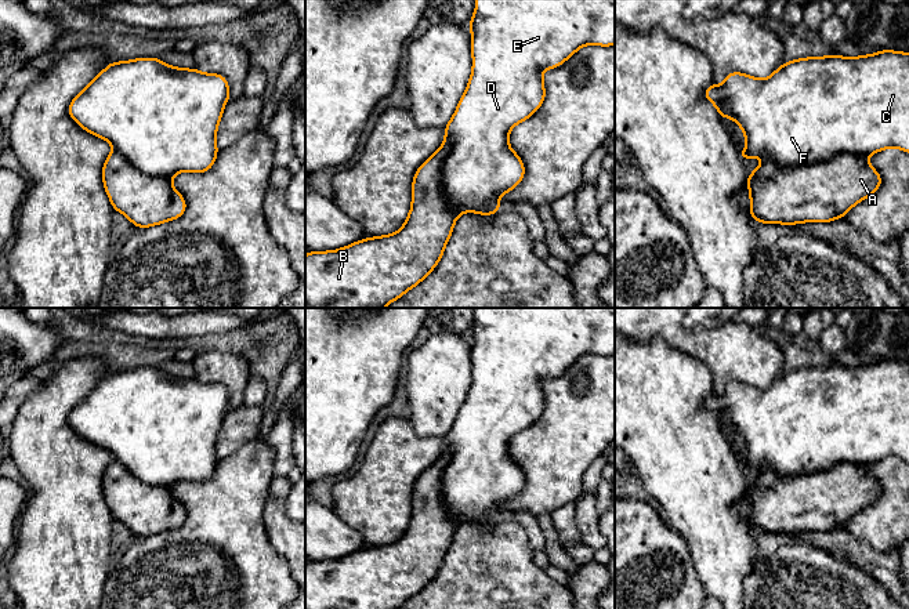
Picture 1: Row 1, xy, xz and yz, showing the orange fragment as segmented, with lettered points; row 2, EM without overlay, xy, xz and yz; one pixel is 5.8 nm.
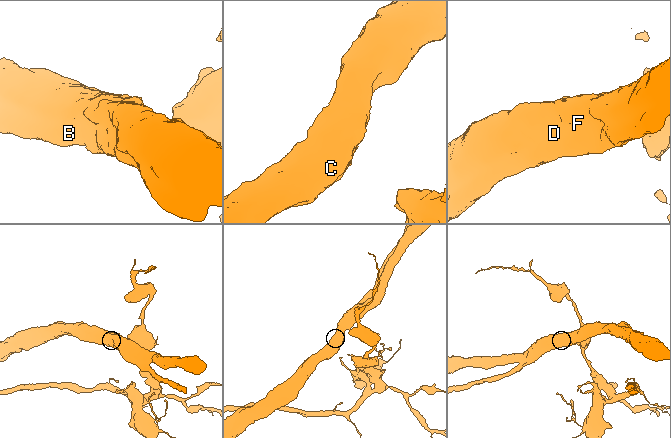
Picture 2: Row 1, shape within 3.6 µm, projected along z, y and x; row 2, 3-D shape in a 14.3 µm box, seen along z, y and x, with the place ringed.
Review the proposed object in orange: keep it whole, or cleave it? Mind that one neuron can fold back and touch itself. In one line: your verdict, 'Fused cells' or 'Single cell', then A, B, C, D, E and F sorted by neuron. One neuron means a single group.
Single cell. Groups: A B C D E F

